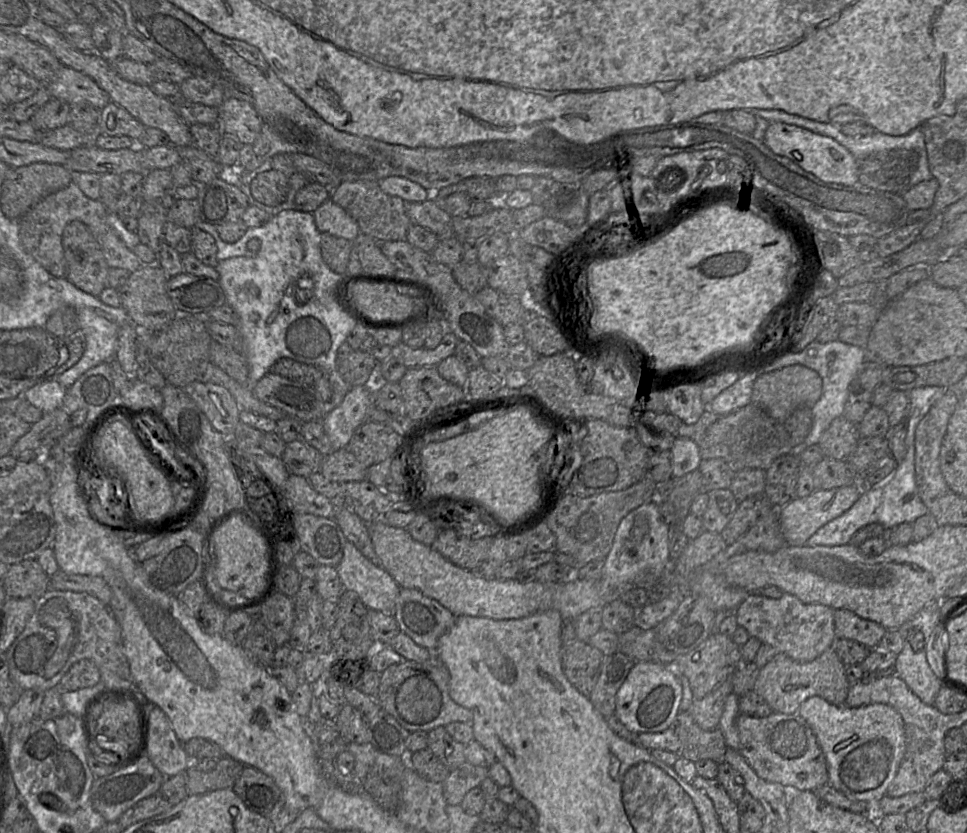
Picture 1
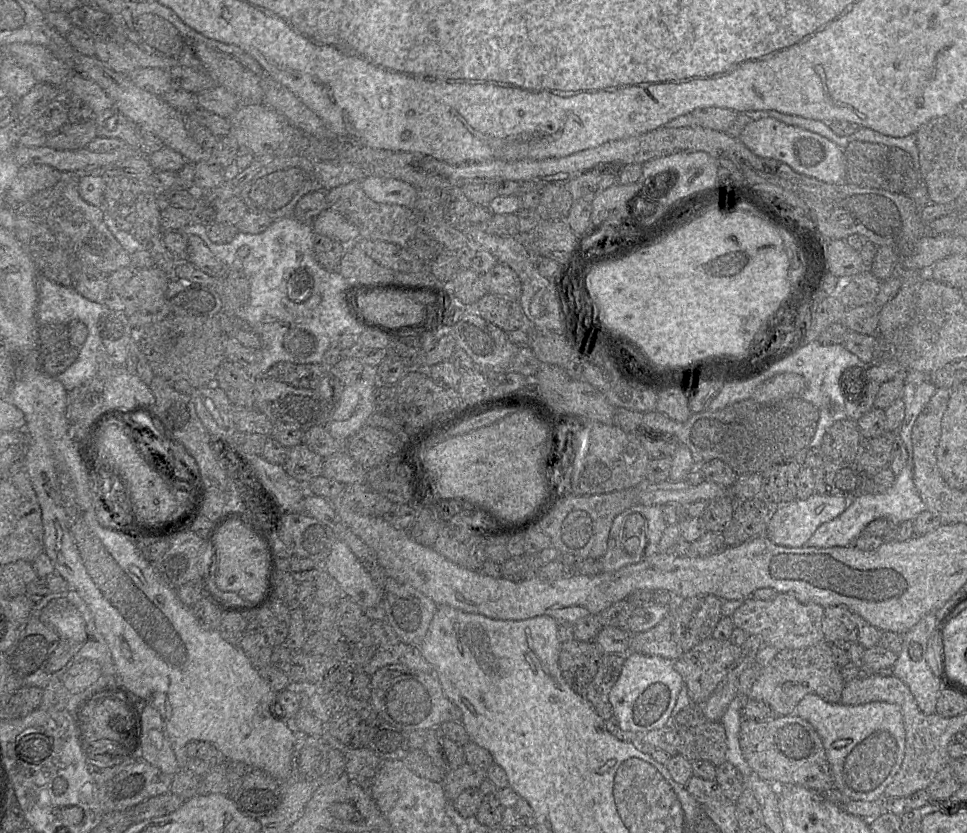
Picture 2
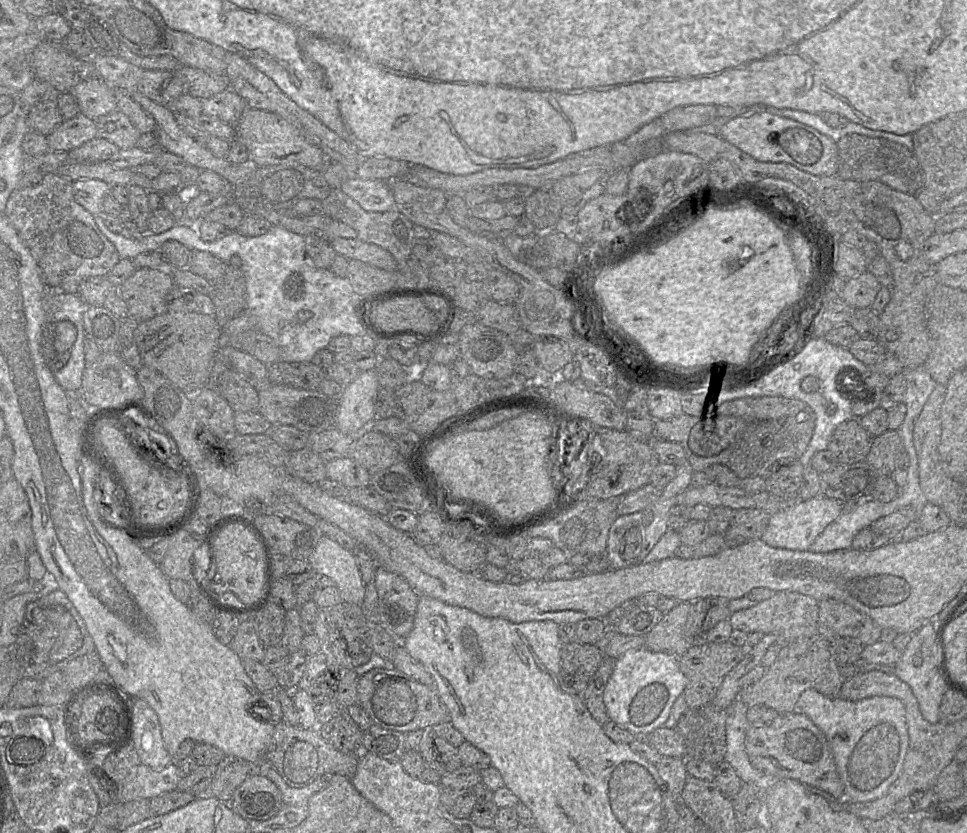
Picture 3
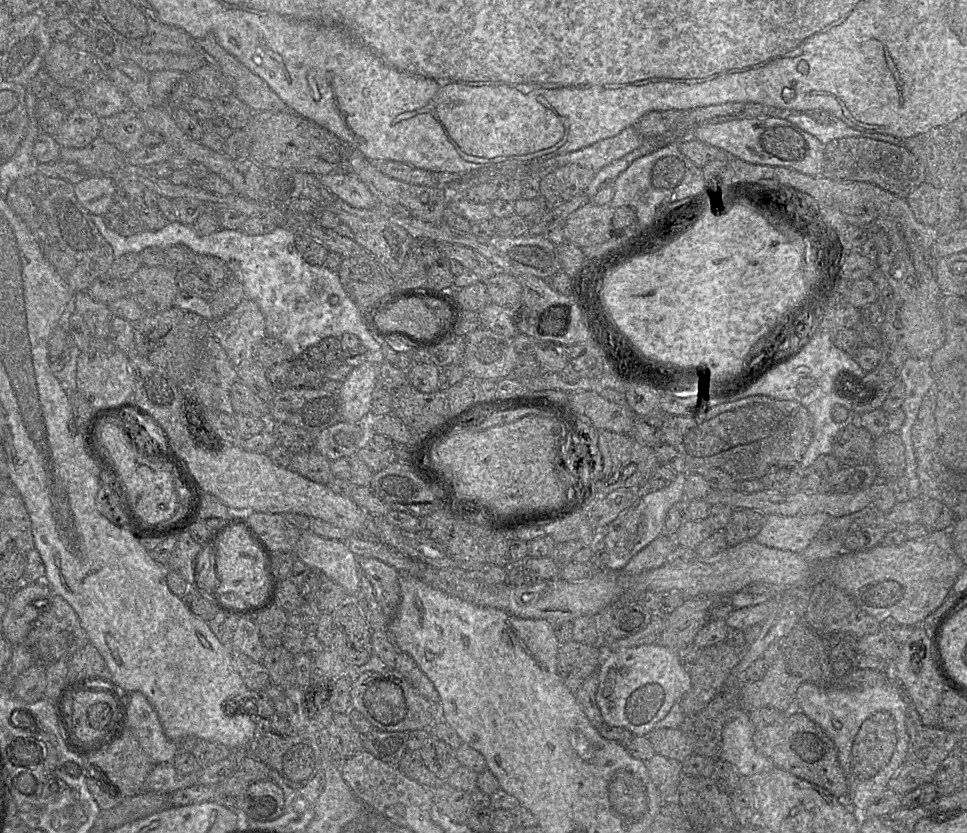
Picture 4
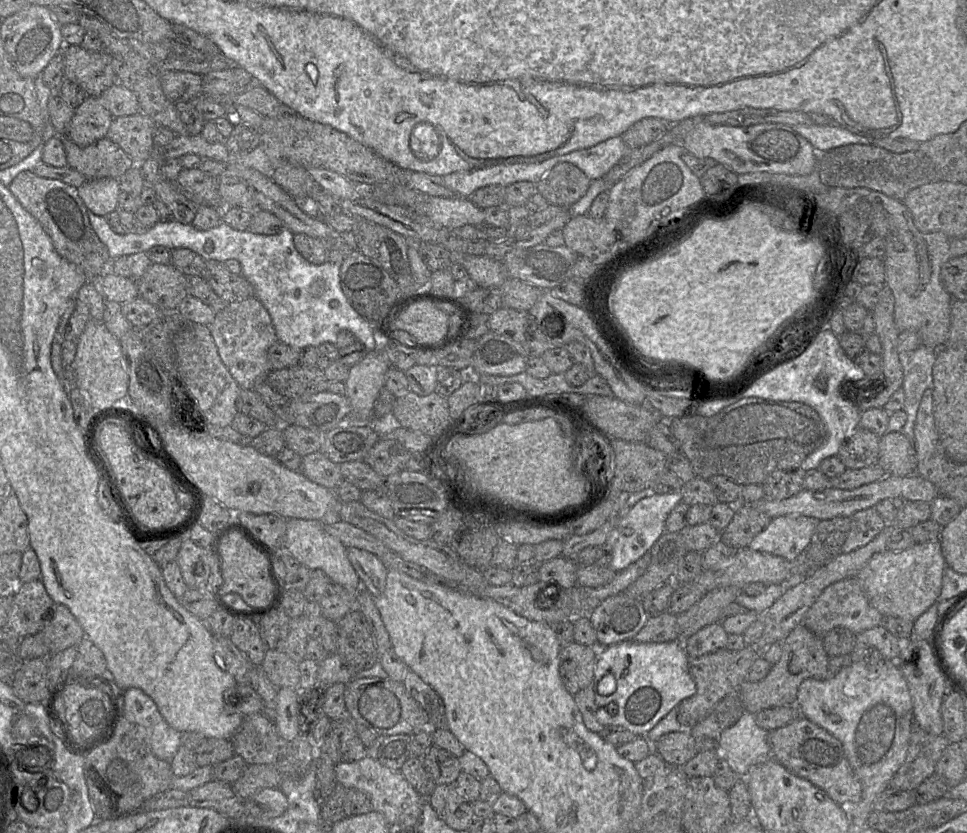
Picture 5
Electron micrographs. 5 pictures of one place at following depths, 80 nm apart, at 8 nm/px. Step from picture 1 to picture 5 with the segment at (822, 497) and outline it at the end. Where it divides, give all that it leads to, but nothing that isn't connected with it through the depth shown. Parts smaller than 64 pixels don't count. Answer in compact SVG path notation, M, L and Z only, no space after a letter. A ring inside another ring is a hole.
M803 515L774 517L748 548L793 562L808 546L818 521Z

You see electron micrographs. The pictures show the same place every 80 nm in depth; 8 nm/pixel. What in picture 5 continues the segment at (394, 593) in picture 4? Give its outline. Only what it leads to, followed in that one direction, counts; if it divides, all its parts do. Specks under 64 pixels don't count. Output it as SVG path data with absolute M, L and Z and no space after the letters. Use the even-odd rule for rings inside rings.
M355 547L347 548L348 558L357 572L361 585L373 597L379 597L385 590L388 568L371 552Z

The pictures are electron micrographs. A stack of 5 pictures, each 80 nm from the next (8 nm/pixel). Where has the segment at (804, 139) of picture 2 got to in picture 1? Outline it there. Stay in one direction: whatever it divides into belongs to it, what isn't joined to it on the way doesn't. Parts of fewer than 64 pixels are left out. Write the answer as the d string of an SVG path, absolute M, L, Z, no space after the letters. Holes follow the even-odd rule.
M770 122L765 131L763 143L773 153L790 159L804 171L825 183L843 186L858 183L857 160L844 146L831 137L792 124Z

